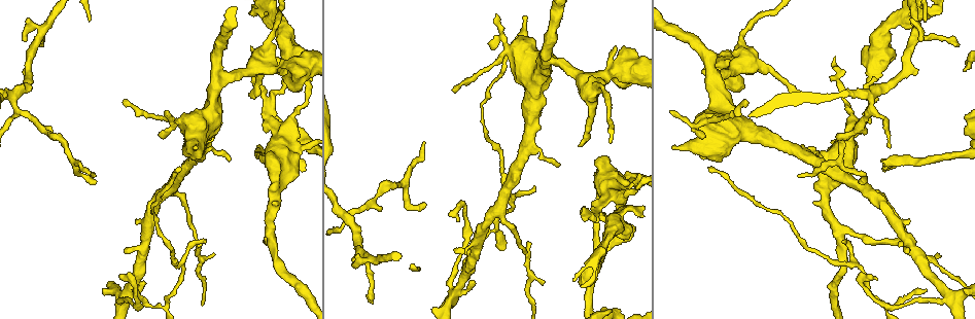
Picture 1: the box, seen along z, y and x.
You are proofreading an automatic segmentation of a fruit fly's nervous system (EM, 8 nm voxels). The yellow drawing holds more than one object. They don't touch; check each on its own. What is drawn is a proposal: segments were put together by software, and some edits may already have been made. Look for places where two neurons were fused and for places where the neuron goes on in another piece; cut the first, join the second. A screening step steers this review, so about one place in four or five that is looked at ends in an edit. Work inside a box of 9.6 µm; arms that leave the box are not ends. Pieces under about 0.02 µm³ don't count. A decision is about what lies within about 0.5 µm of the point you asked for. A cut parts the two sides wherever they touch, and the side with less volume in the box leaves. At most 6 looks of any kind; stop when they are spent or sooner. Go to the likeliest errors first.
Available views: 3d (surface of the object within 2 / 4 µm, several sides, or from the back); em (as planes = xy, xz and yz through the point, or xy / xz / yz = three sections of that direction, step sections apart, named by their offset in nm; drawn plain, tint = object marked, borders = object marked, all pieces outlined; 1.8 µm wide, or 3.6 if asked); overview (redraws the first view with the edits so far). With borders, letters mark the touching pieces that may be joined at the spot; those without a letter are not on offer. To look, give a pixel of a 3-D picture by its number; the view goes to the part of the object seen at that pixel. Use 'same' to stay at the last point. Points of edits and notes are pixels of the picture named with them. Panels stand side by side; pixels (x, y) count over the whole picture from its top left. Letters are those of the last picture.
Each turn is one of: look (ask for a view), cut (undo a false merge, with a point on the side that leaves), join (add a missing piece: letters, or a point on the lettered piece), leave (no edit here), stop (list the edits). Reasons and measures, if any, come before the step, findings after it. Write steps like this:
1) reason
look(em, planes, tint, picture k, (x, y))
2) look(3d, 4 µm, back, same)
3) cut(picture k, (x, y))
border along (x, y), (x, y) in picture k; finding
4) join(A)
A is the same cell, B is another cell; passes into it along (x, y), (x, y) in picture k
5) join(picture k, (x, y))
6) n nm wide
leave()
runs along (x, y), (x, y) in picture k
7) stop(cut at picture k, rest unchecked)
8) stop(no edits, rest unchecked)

four-way junction
look(3d, 4 µm, back, picture 1, (848, 150))

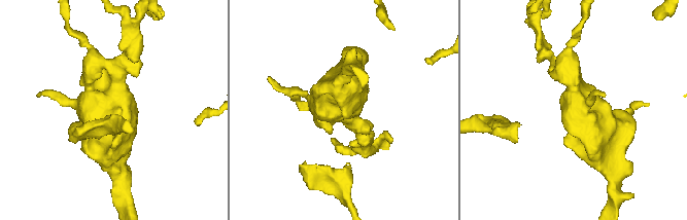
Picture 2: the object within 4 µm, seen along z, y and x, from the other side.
4 arms
look(em, planes, borders, picture 2, (574, 106))

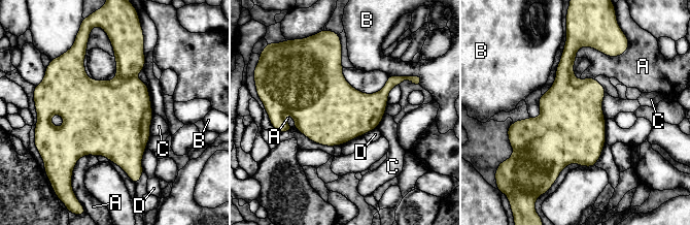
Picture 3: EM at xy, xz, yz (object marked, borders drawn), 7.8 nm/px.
550 nm wide; A touches over 340 nm
leave()
A, B, C and D are other cells; all the same neuron

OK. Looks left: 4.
look(em, planes, plain, picture 1, (273, 19))

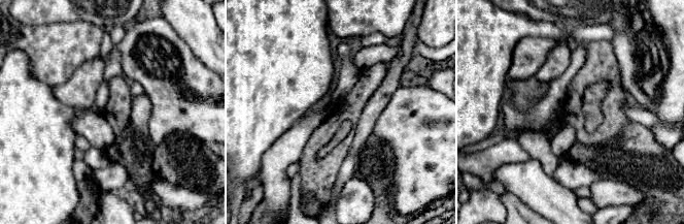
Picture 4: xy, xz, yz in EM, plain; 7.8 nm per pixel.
look(em, planes, borders, same)

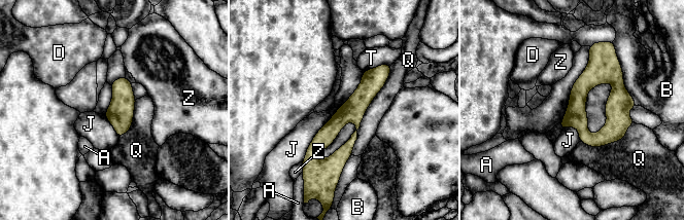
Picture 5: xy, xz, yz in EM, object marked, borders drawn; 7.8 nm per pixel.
180 nm wide
leave()
A, B, D, J, Q, T and Z are other cells; one neuron here

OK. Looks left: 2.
three arms meet
look(em, planes, tint, picture 1, (717, 78))

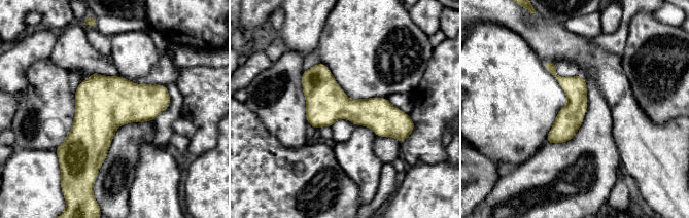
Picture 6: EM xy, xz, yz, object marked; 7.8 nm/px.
look(em, planes, borders, same)

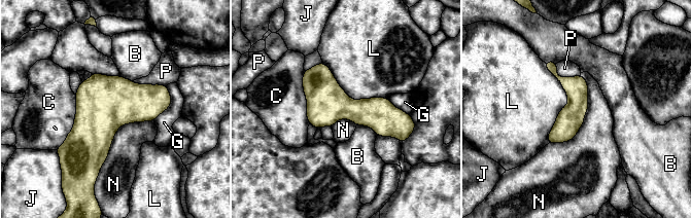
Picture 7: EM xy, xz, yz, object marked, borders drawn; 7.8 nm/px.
leave()
B, C, G, J, L, N and P are other cells; runs along (305, 76), (336, 105), (407, 119) in picture 7; one neuron here

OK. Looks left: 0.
stop(no edits, rest unchecked)

